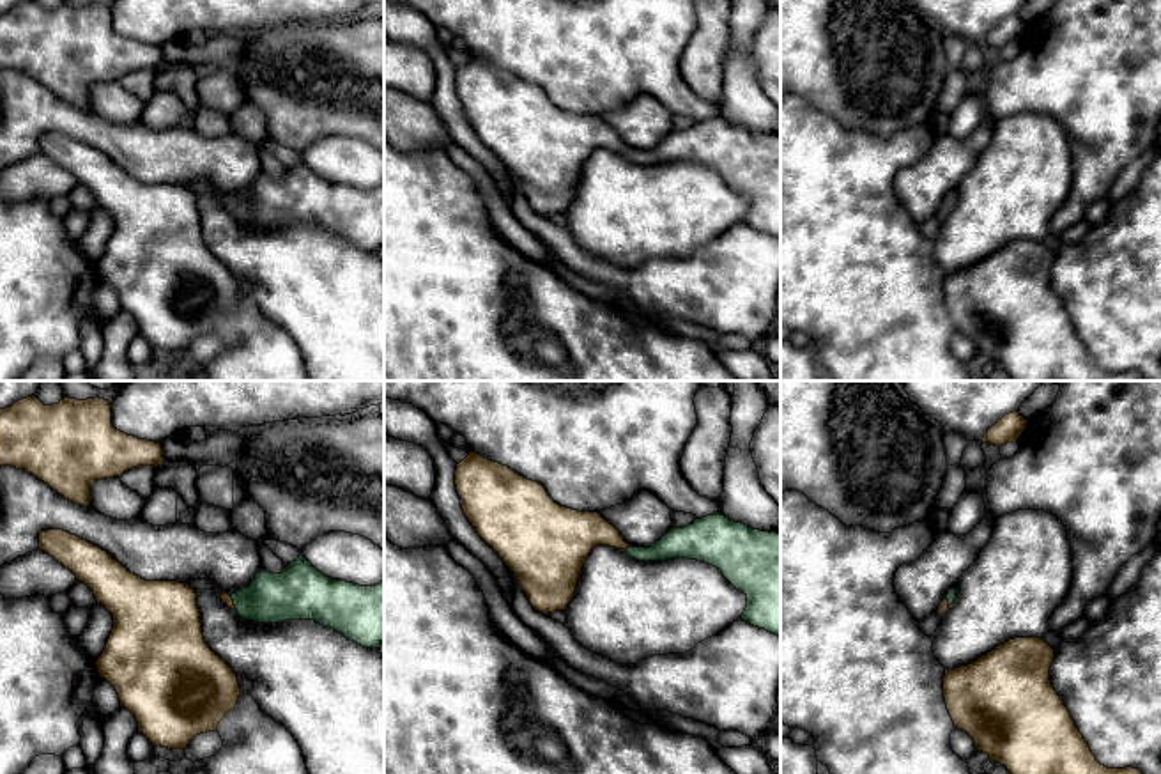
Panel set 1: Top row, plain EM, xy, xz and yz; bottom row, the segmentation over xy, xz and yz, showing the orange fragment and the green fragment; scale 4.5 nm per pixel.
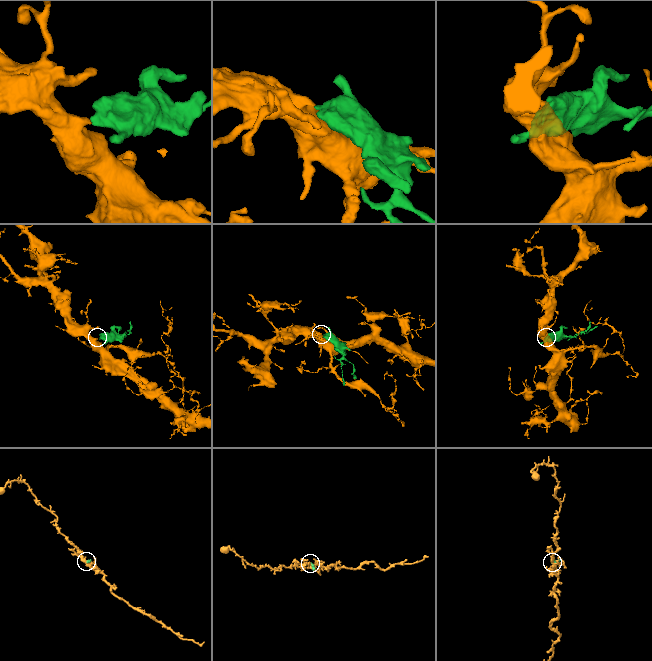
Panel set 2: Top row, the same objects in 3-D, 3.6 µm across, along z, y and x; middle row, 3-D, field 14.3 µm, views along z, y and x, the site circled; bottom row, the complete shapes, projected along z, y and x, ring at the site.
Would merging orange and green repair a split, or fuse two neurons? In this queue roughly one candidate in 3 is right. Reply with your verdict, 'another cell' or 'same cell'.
same cell

